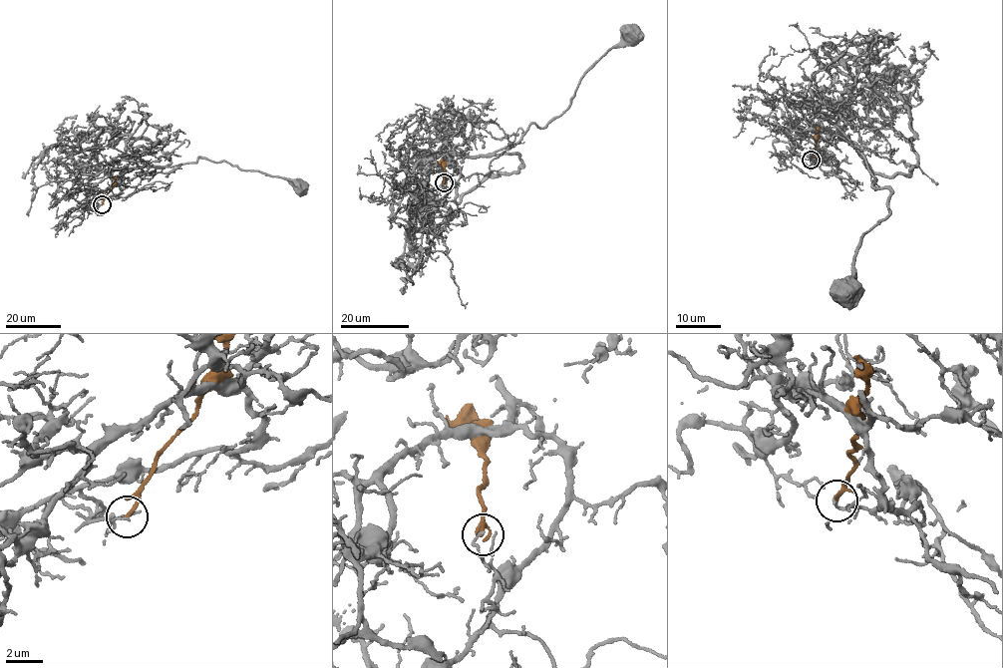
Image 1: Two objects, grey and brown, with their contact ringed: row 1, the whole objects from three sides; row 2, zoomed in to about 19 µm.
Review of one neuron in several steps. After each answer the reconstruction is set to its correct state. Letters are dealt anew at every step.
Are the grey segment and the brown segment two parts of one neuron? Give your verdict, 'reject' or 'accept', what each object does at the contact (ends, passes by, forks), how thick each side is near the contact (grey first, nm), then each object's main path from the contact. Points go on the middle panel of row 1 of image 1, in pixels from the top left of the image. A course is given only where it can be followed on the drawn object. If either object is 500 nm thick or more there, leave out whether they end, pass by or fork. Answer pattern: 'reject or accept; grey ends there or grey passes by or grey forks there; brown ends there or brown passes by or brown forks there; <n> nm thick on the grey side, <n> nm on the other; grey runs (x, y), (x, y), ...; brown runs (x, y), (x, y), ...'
reject; grey ends there; brown ends there; 100 nm thick on the grey side, 200 nm on the other; grey runs (444, 182), (444, 200), (460, 171), (446, 155), (492, 153), (546, 126), (630, 35); brown runs (444, 182), (444, 163), (437, 162)

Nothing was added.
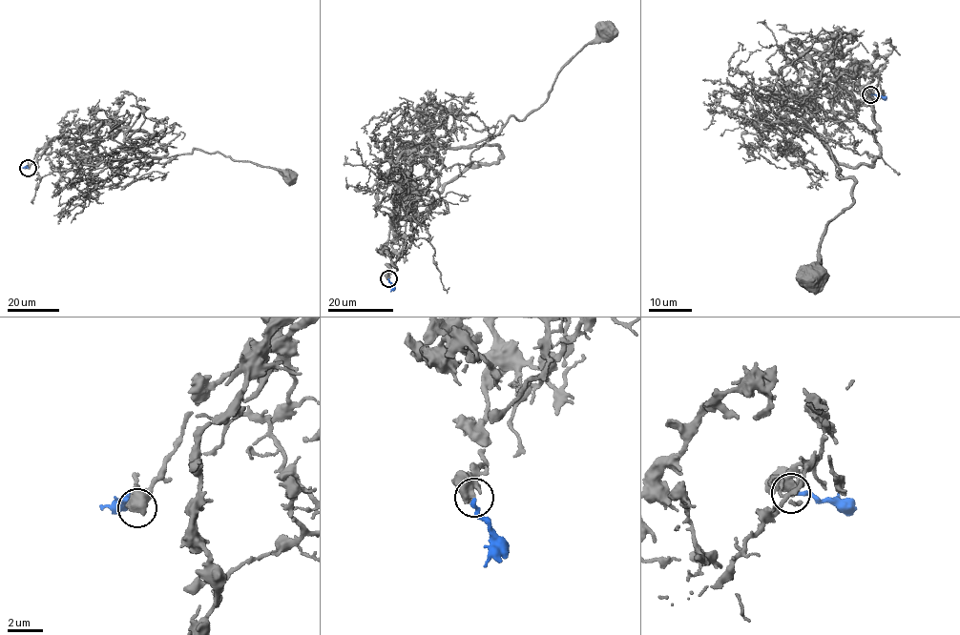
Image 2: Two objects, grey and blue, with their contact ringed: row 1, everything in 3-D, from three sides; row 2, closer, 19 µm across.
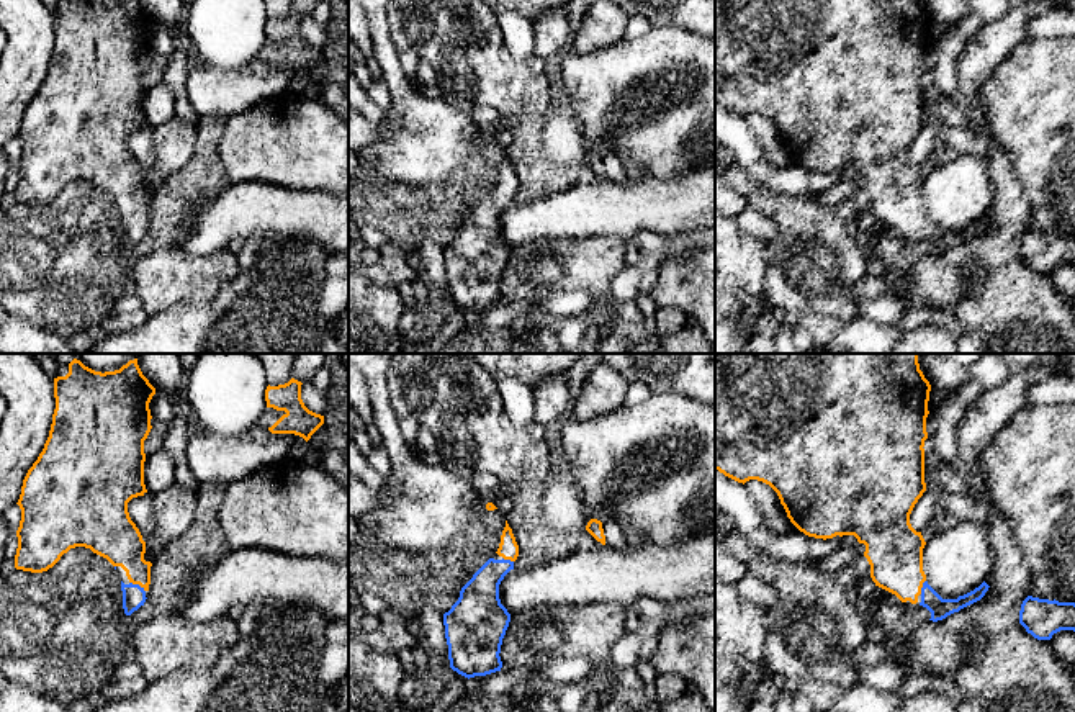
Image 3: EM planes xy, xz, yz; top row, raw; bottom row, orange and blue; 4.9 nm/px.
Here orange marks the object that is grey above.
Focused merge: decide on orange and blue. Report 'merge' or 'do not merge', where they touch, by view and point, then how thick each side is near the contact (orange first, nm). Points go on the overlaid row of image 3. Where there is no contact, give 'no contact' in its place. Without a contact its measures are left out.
merge | xy (138, 583) | 220/110 nm

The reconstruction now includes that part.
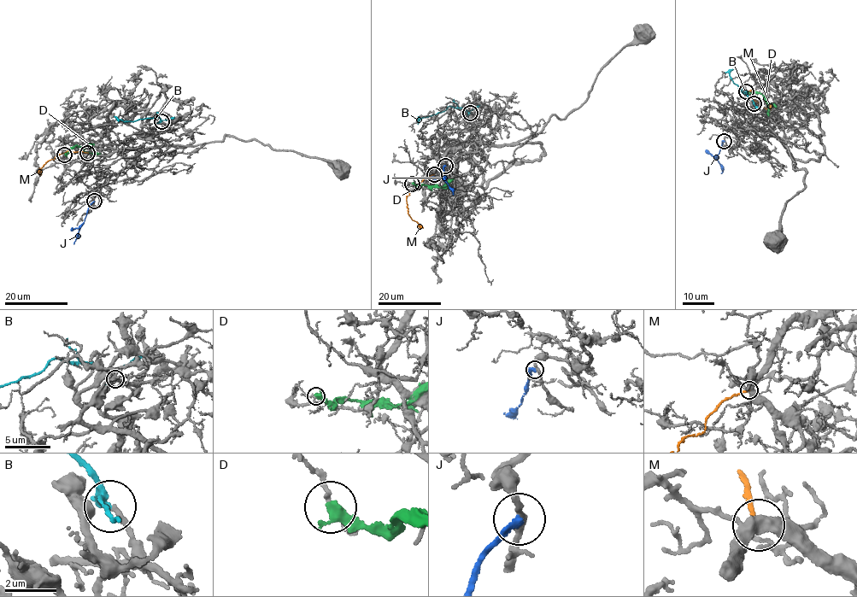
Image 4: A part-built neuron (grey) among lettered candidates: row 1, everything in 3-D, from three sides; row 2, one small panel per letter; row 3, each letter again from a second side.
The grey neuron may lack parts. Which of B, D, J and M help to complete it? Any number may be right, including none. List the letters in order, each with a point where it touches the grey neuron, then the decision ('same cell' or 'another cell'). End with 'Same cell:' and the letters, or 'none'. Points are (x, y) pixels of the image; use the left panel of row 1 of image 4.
B: (161, 121) | same cell
D: (64, 155) | another cell
J: (94, 201) | another cell
M: (87, 153) | another cell
Same cell: B

